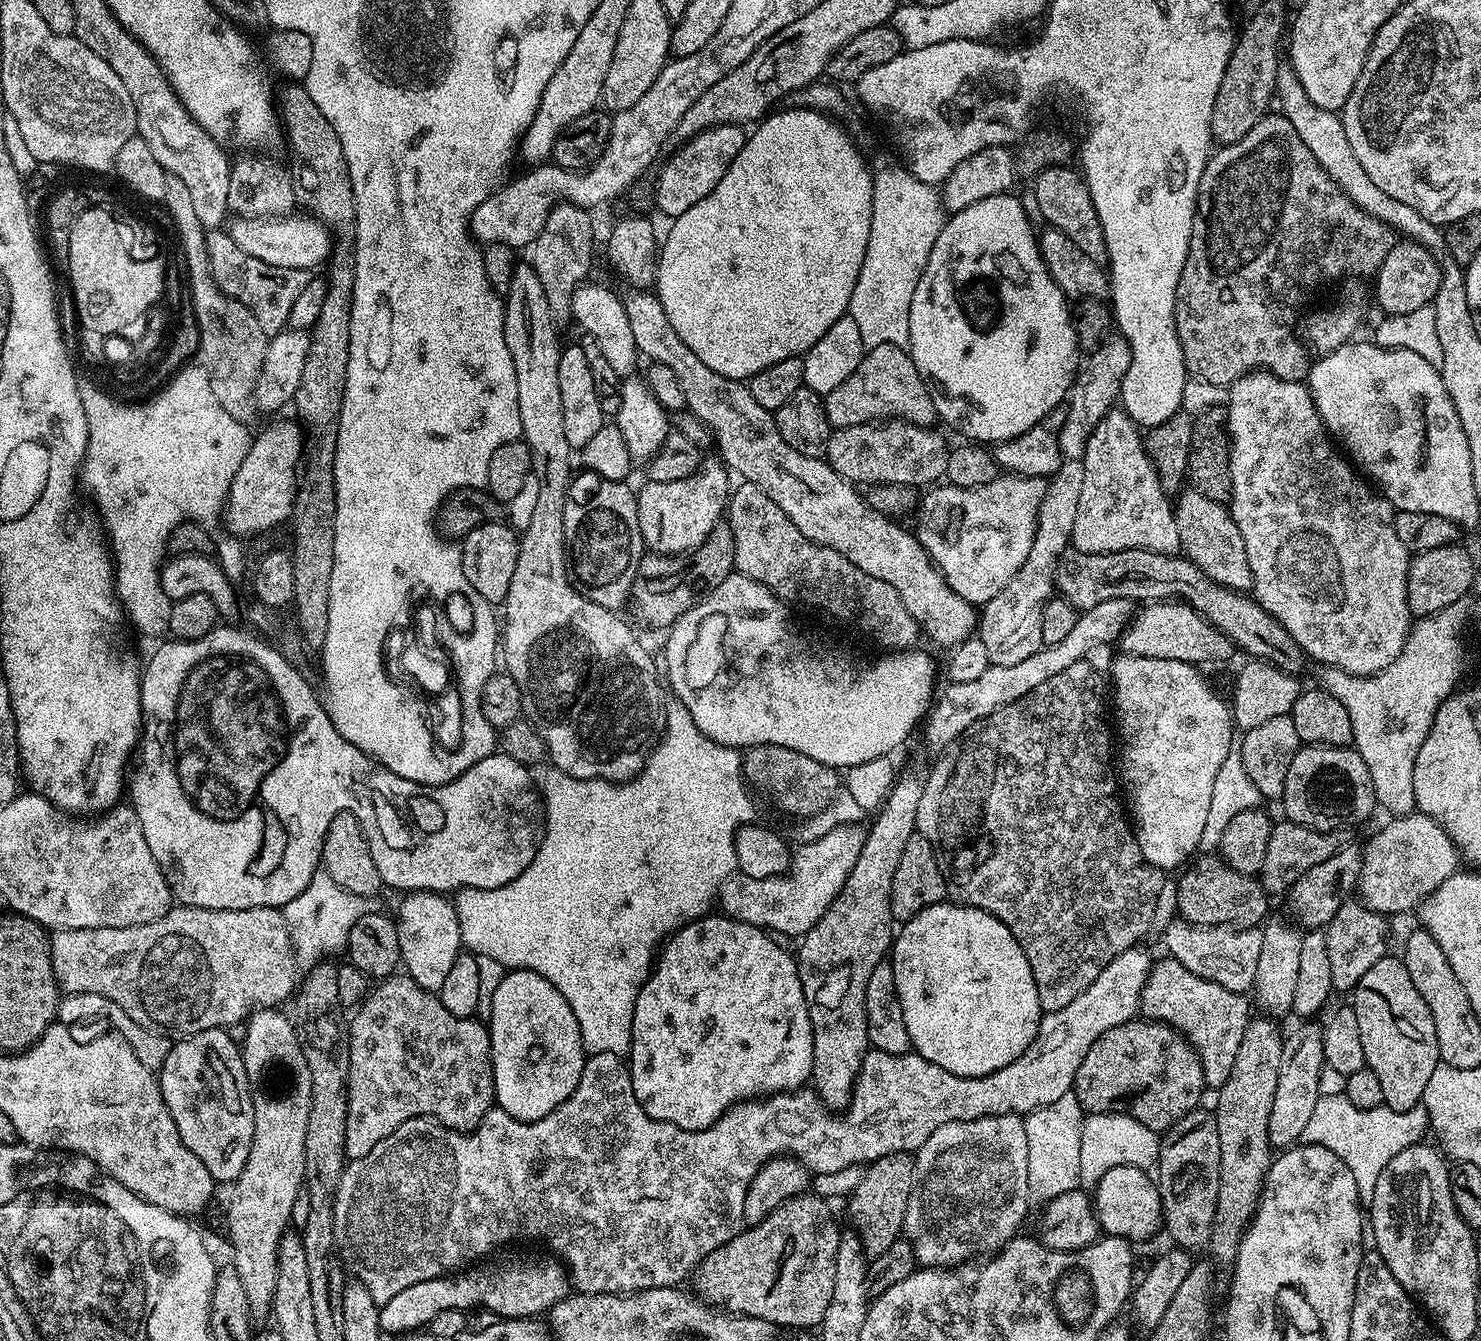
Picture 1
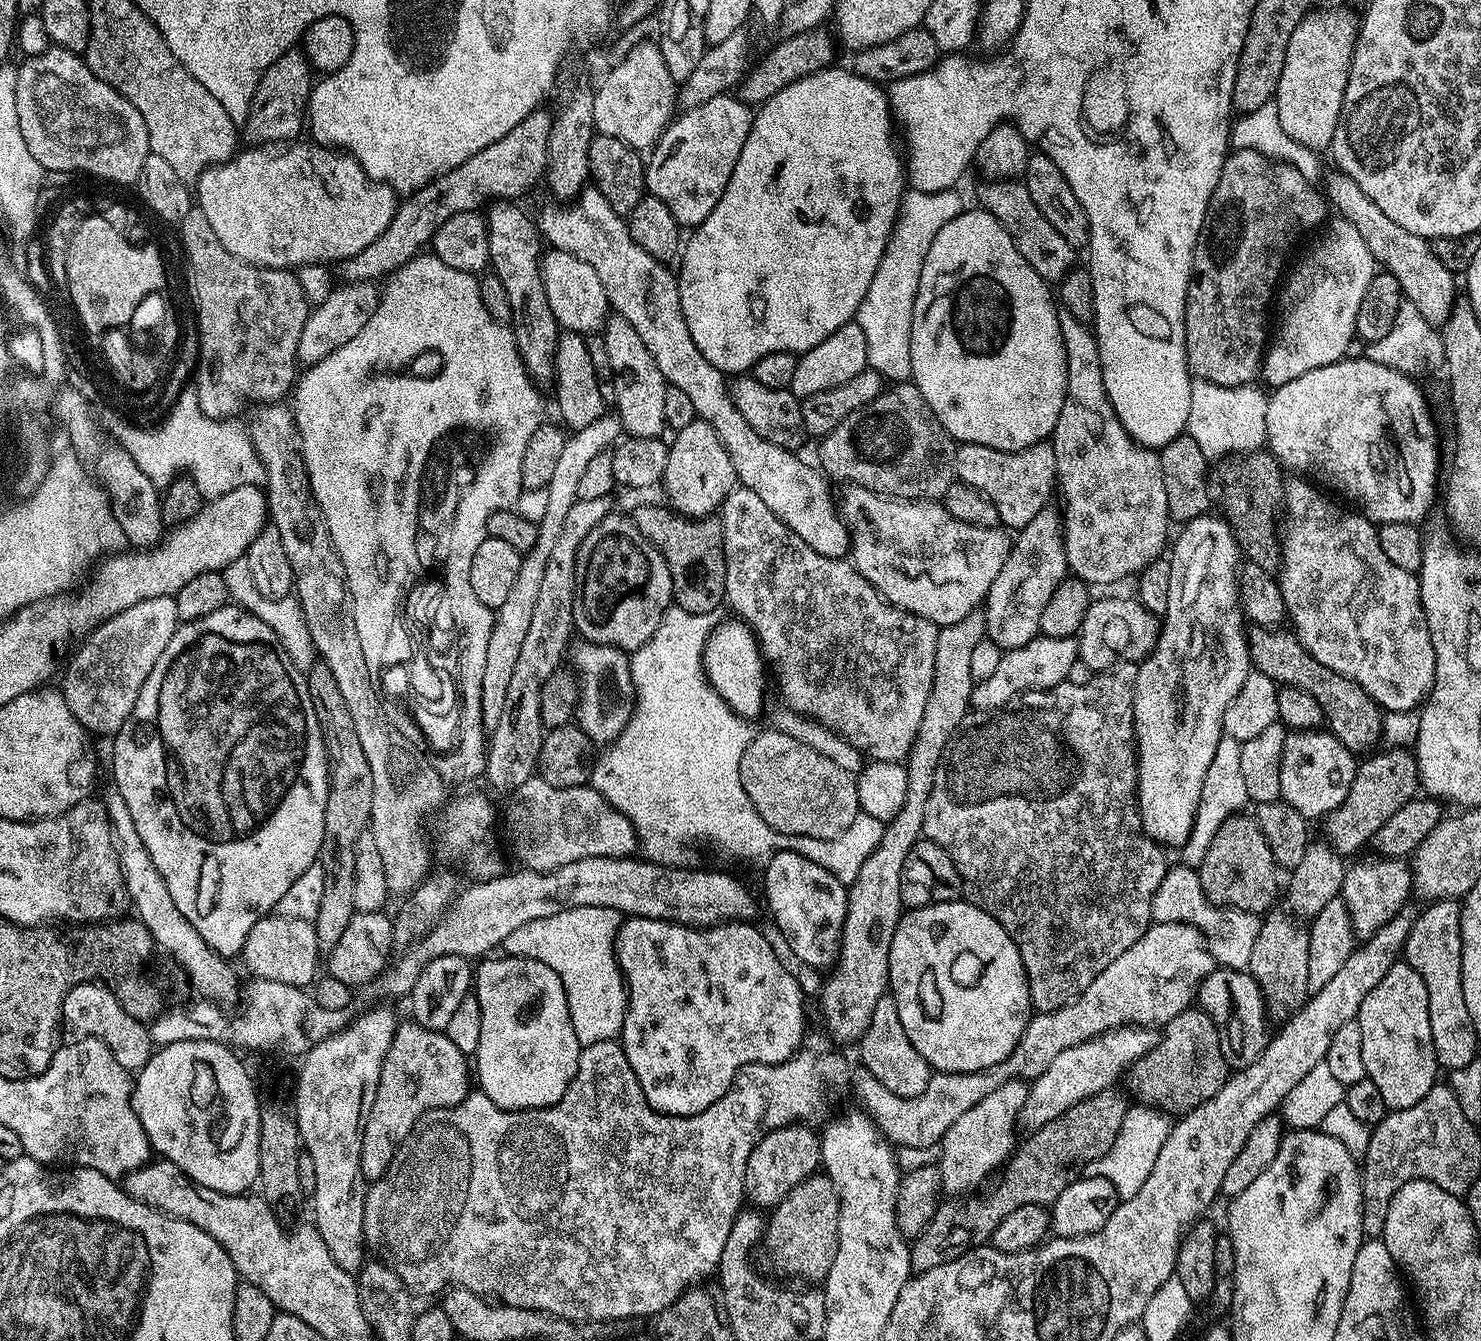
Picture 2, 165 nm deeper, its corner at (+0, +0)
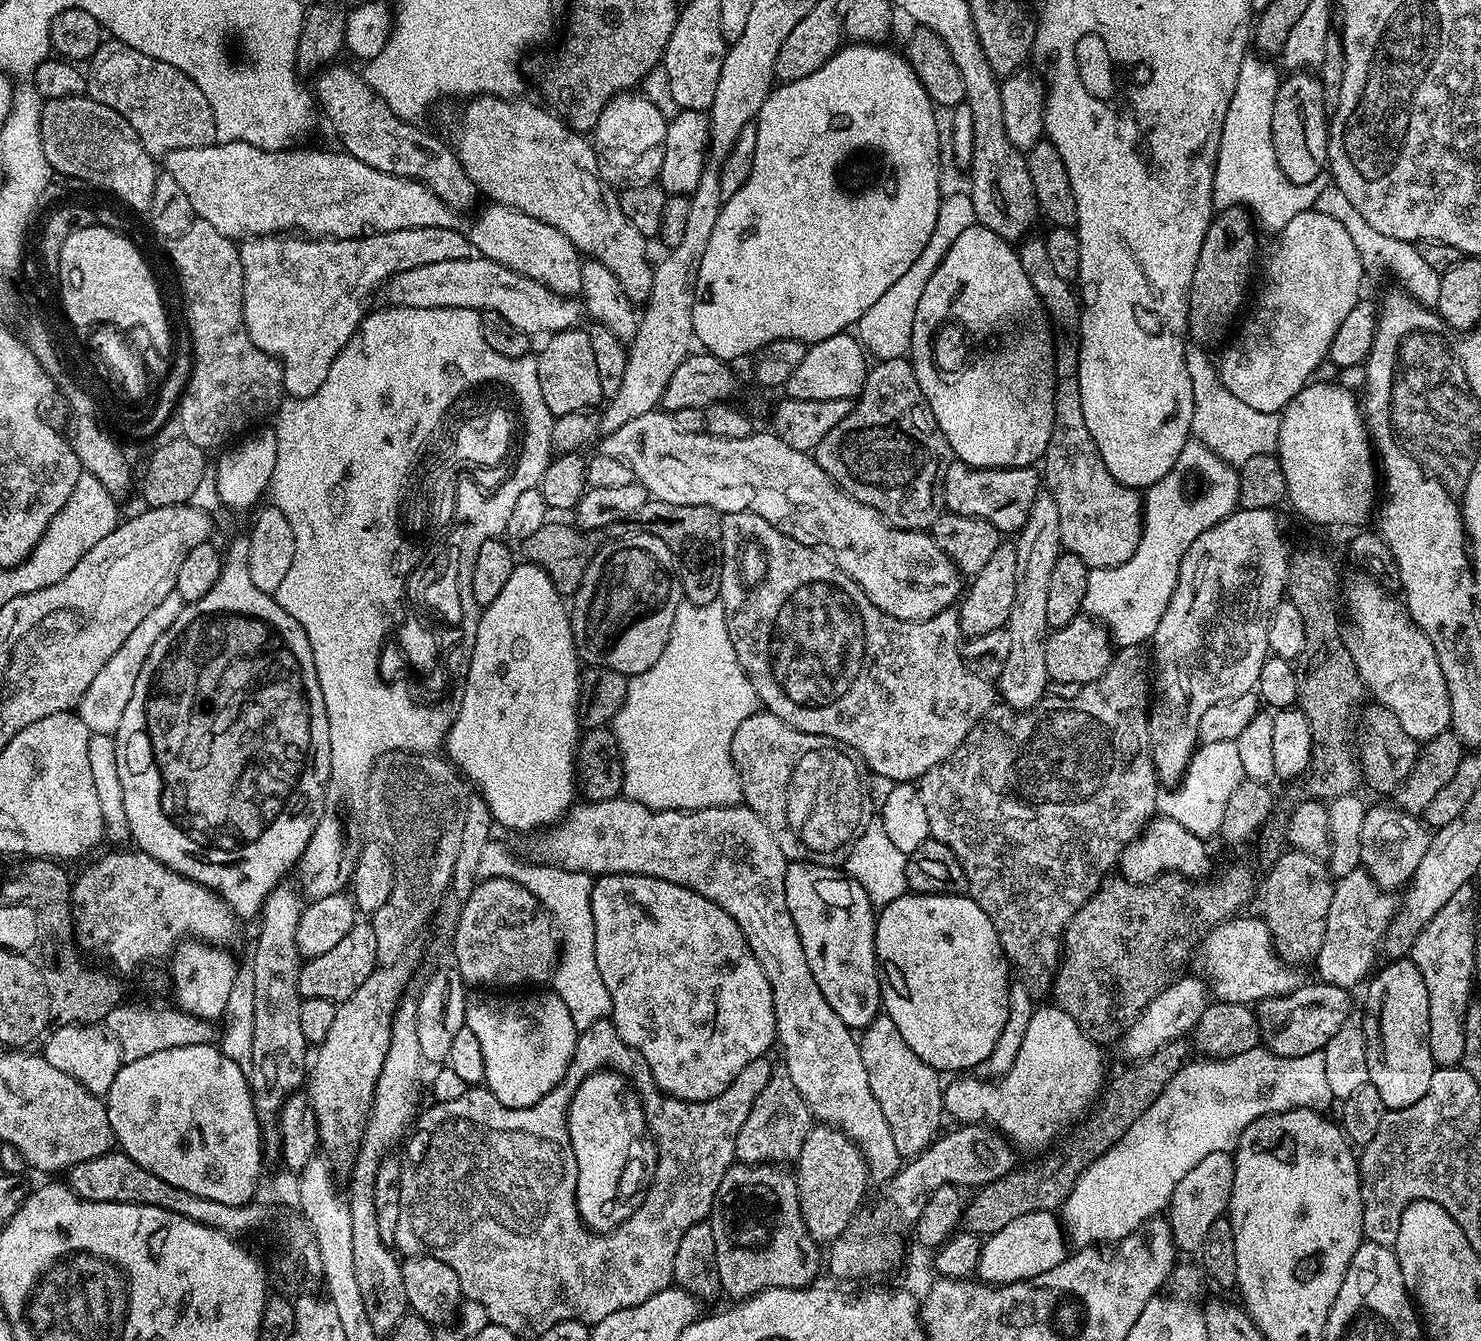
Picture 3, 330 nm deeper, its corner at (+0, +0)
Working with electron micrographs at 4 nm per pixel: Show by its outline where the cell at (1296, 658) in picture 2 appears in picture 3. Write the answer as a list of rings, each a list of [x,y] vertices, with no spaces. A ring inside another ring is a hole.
[[[1379,702],[1369,703],[1358,716],[1358,763],[1363,783],[1376,792],[1395,793],[1412,773],[1418,759],[1418,742],[1402,730],[1402,722]]]

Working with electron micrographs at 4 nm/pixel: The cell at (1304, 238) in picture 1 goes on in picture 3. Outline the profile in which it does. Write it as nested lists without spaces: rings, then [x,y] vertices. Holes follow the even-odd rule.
[[[1243,206],[1222,208],[1213,215],[1188,291],[1187,335],[1196,344],[1211,346],[1218,343],[1227,334],[1236,311],[1243,306],[1244,295],[1248,292],[1248,271],[1252,268],[1252,255],[1256,252],[1255,231],[1253,217]]]

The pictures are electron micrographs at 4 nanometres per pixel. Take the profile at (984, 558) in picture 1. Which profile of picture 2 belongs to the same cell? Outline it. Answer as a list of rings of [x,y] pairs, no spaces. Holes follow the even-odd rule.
[[[845,483],[841,488],[844,489],[841,492],[839,489],[838,492],[838,511],[841,520],[848,525],[851,563],[855,564],[864,580],[869,580],[876,587],[877,592],[884,597],[887,603],[912,612],[915,616],[926,618],[931,624],[937,626],[962,622],[962,618],[966,618],[966,614],[977,611],[985,603],[991,583],[994,582],[994,578],[998,578],[998,570],[1002,570],[1012,549],[1013,537],[1003,527],[987,528],[986,526],[974,526],[970,522],[962,522],[958,518],[954,518],[954,514],[950,514],[944,508],[943,503],[934,500],[897,500],[895,496],[884,496],[880,492],[871,492],[857,484]]]

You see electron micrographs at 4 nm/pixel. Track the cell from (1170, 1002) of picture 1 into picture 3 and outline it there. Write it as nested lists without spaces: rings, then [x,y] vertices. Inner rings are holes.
[[[1323,982],[1315,983],[1305,983],[1287,996],[1267,1001],[1261,1007],[1264,1009],[1259,1009],[1263,1043],[1279,1056],[1309,1056],[1312,1052],[1320,1052],[1328,1045],[1330,1038],[1345,1027],[1349,989]]]

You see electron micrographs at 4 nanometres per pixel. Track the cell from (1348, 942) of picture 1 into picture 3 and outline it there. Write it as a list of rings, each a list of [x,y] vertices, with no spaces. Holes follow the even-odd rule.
[[[1376,804],[1373,808],[1371,805],[1364,813],[1360,862],[1379,888],[1400,890],[1412,879],[1414,870],[1418,870],[1418,862],[1426,855],[1430,832],[1423,819],[1388,804]]]

